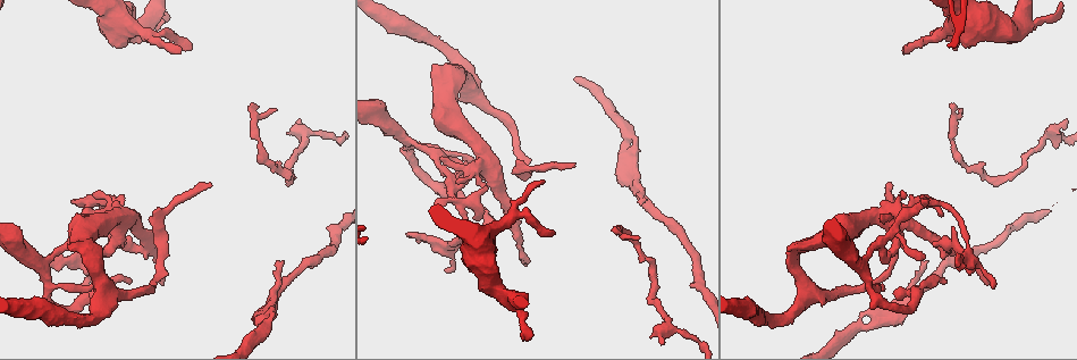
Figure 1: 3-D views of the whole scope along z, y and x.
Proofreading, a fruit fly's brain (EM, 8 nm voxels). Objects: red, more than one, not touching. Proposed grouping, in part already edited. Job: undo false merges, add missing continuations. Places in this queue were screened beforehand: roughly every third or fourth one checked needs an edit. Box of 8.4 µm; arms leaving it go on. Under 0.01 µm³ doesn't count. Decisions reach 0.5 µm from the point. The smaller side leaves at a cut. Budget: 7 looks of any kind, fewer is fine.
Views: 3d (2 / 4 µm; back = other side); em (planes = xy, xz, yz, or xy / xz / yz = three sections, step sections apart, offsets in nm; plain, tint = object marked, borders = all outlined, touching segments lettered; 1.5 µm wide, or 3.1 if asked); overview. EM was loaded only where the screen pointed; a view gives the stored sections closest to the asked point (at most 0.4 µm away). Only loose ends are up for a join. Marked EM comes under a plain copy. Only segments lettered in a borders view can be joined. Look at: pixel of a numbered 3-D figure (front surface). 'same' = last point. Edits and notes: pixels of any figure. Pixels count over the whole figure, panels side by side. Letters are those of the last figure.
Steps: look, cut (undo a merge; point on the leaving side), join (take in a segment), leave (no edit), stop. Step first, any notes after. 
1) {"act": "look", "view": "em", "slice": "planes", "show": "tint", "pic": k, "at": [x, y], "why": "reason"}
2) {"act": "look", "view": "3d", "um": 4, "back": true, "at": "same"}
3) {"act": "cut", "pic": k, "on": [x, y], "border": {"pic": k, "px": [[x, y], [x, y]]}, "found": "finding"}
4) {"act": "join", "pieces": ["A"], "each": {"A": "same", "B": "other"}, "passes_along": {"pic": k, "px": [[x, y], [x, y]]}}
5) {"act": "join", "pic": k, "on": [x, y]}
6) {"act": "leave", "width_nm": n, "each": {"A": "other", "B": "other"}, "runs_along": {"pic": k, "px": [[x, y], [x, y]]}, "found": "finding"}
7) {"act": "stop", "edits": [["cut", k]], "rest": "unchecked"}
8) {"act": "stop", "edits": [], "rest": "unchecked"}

{"act": "look", "view": "em", "slice": "xz", "step": 4, "show": "tint", "pic": 1, "at": [956, 105], "why": "tapers out"}

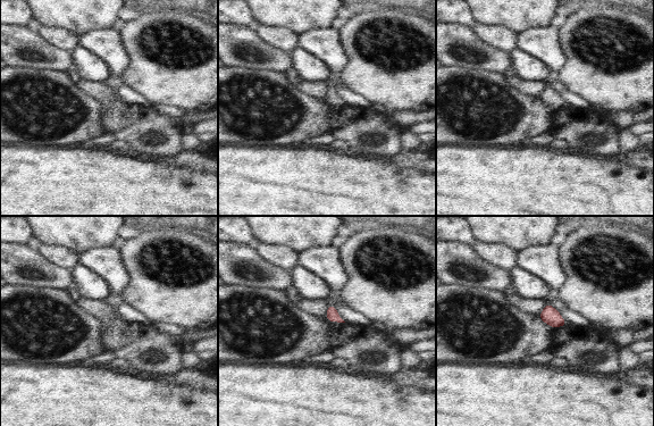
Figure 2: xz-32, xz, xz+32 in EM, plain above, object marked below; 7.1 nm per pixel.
{"act": "look", "view": "em", "slice": "planes", "show": "borders", "at": "same", "why": "cut it another way"}

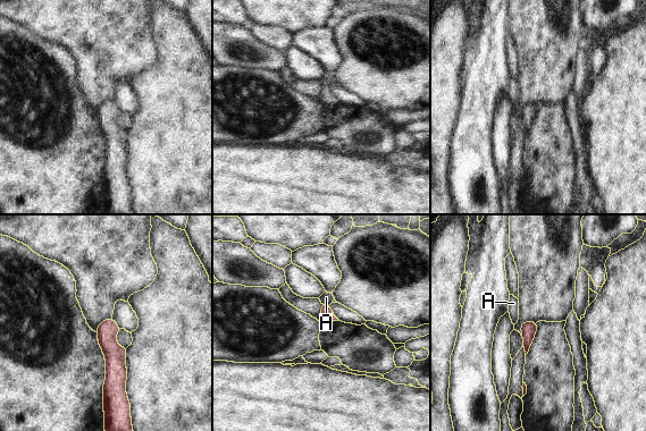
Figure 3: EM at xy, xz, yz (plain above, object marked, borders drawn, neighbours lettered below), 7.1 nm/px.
{"act": "join", "pieces": ["A"], "each": {"A": "same"}, "passes_along": {"pic": 3, "px": [[326, 313], [326, 303], [326, 297]]}, "found": "the cell continues"}

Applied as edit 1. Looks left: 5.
{"act": "look", "view": "overview", "why": "see it whole again"}

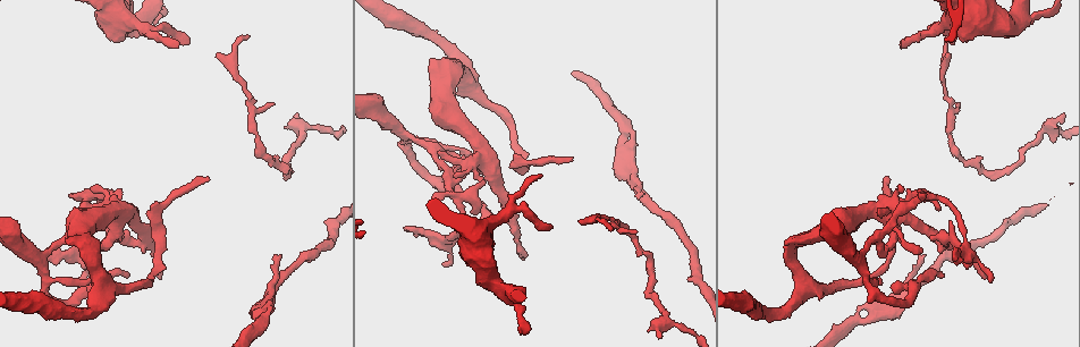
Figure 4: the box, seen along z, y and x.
{"act": "look", "view": "3d", "um": 2, "pic": 4, "at": [305, 125], "why": "arms part here"}

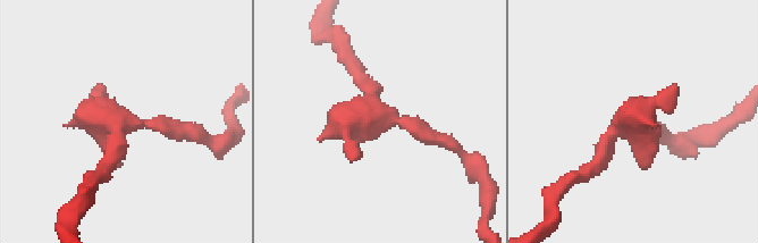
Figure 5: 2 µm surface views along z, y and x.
{"act": "look", "view": "em", "slice": "xy", "step": 4, "show": "tint", "pic": 5, "at": [374, 111], "why": "need the tissue"}

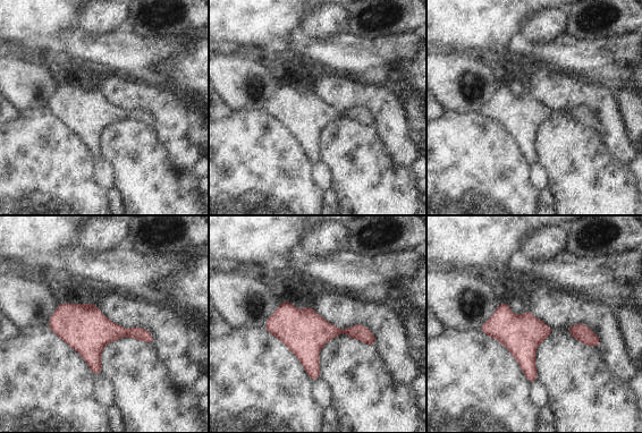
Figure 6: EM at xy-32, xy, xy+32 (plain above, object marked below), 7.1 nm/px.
{"act": "look", "view": "em", "slice": "planes", "show": "borders", "at": "same"}

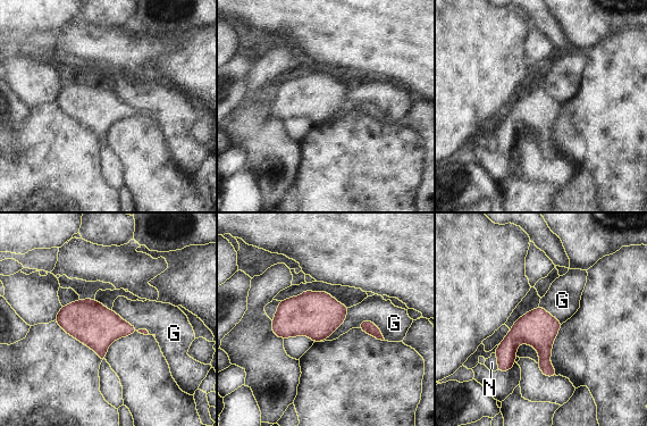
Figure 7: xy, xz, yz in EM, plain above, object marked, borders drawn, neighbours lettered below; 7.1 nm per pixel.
{"act": "leave", "each": {"G": "other", "N": "other"}, "border": {"pic": 7, "px": [[112, 309], [150, 334]]}, "found": "continuous, no second cell"}

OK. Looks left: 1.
{"act": "stop", "edits": [["join", 3]], "rest": "unchecked"}

